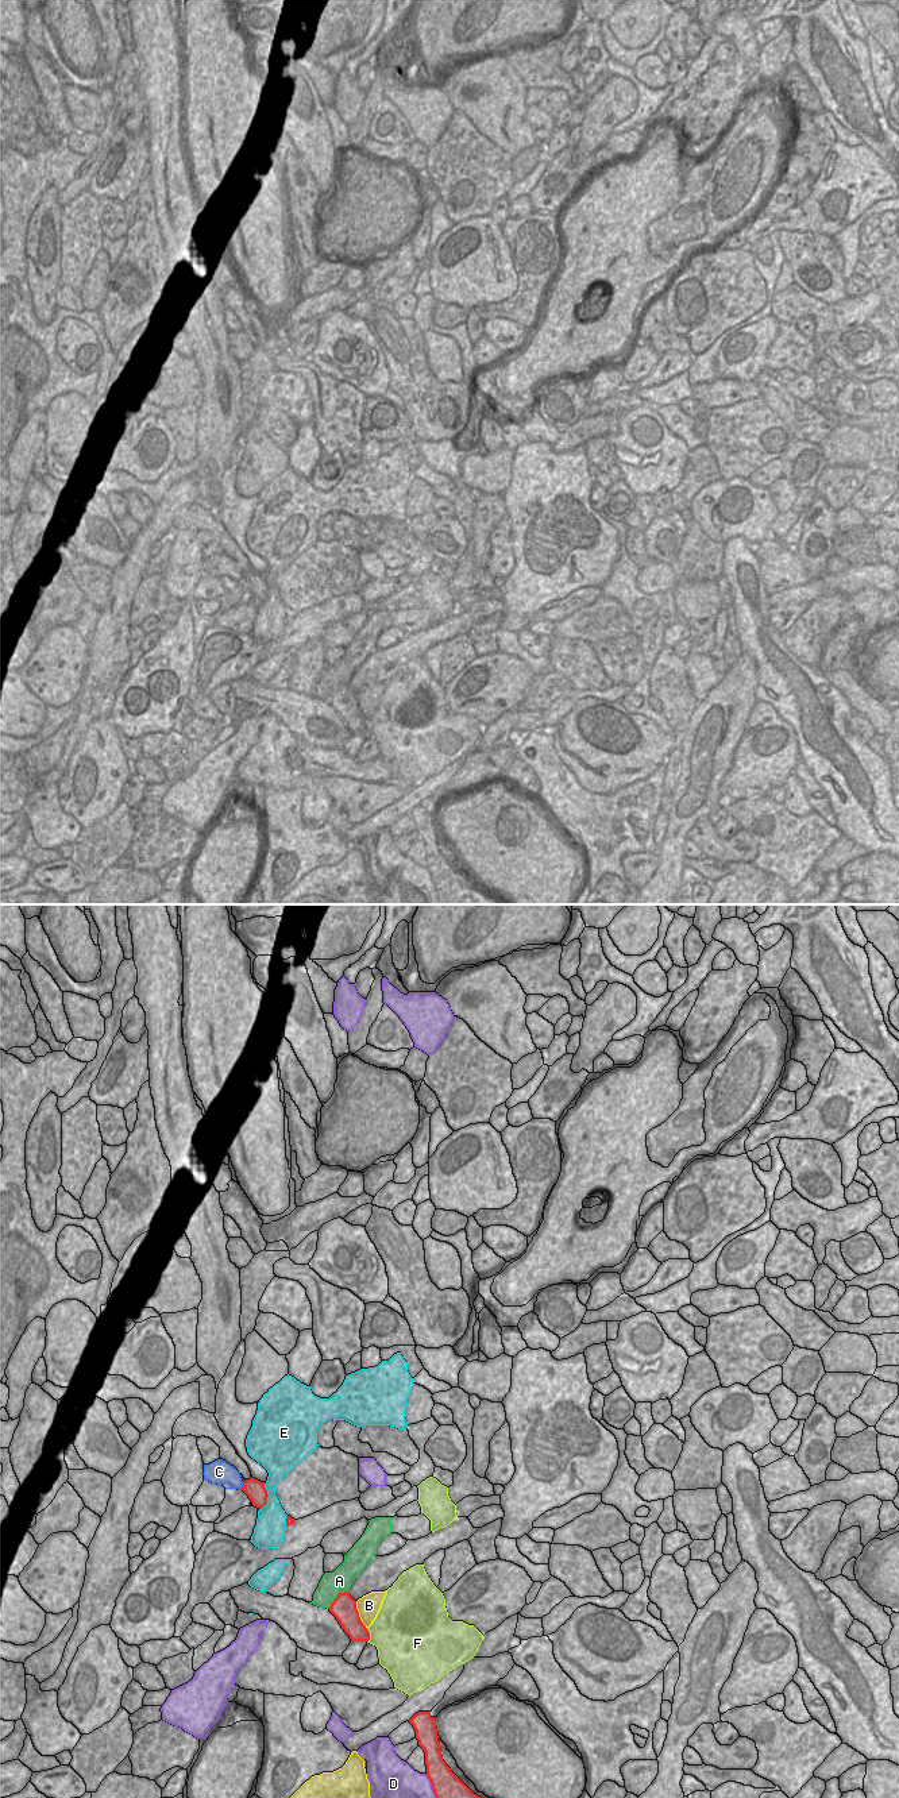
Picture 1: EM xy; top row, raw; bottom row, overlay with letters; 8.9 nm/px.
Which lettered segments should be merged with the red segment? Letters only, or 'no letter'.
C

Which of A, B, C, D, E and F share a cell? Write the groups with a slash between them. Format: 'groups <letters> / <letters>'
groups A / B / C / D / E / F

